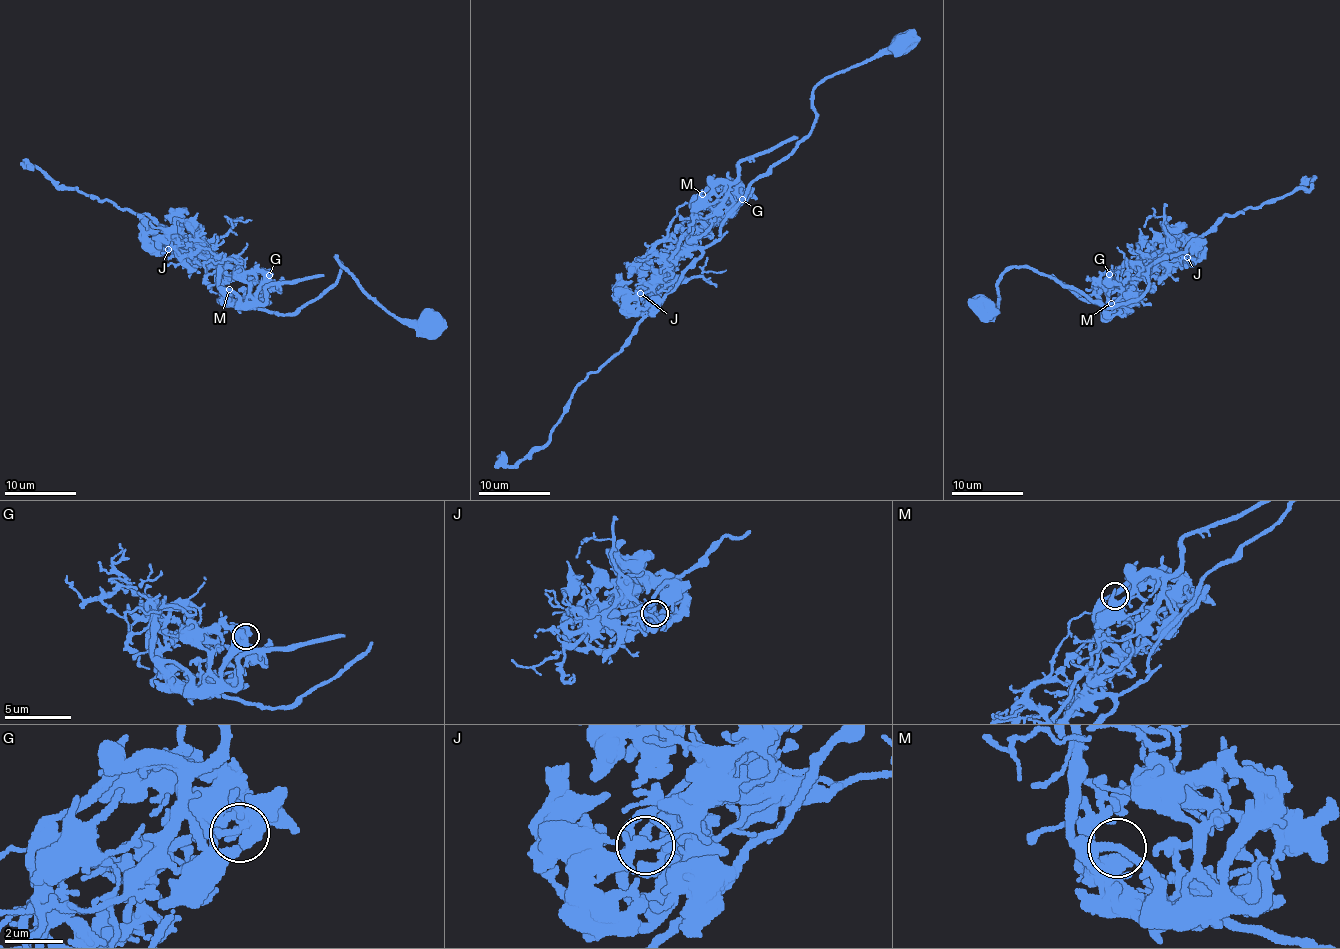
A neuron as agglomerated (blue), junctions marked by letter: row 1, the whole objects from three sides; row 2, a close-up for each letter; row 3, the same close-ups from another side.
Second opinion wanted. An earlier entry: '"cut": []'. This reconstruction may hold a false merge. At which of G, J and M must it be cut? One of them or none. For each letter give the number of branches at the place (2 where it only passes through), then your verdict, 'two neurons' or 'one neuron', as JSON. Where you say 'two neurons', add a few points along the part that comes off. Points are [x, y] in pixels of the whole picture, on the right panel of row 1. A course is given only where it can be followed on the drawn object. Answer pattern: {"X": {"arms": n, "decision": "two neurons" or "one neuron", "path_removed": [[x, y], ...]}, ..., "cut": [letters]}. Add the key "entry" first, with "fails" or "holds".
{"entry": "fails", "G": {"arms": 2, "decision": "one neuron"}, "J": {"arms": 2, "decision": "two neurons", "path_removed": [[1187, 257], [1198, 248], [1172, 240], [1157, 263], [1118, 274], [1118, 302], [1105, 314], [1051, 275]]}, "M": {"arms": 2, "decision": "one neuron"}, "cut": ["J"]}

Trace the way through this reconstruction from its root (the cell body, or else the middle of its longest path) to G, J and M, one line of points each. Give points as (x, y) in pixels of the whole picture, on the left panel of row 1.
G: (428, 321), (396, 318), (335, 257), (335, 284), (292, 312), (278, 315), (259, 306), (269, 275)
J: (428, 321), (396, 318), (335, 257), (335, 284), (278, 315), (252, 304), (249, 281), (238, 272), (168, 250)
M: (428, 321), (396, 318), (335, 257), (340, 273), (335, 284), (292, 312), (270, 313), (226, 295), (229, 289)

